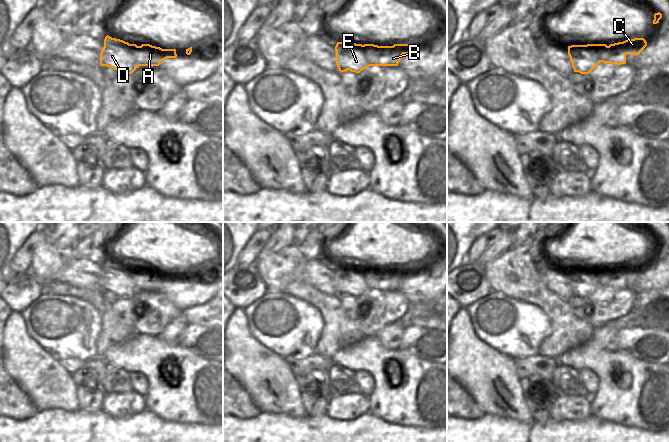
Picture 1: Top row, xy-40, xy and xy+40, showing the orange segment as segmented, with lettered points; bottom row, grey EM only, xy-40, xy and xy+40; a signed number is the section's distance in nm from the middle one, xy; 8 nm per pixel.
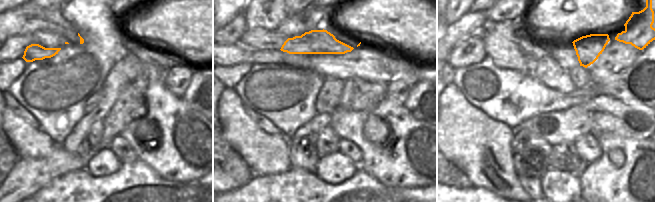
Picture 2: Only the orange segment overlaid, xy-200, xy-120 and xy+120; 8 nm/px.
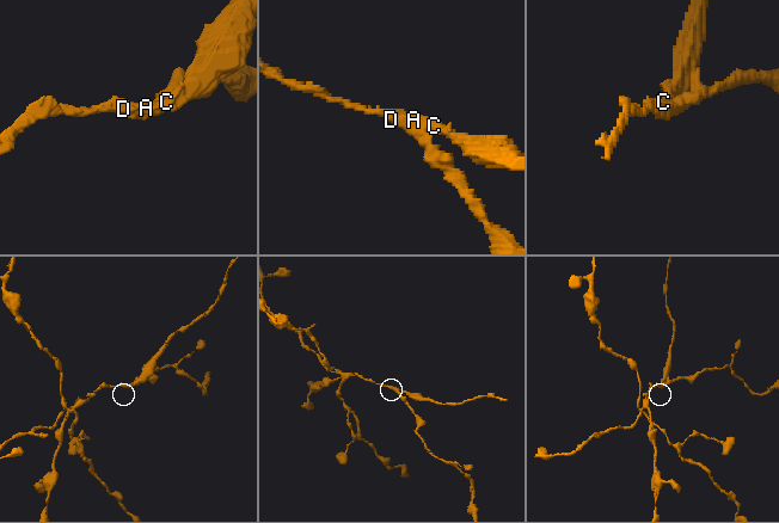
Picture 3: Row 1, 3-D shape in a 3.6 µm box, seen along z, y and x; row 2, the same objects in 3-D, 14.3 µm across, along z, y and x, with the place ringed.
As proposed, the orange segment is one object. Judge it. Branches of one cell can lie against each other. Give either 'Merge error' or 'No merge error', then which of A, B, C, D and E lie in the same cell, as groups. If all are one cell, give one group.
Merge error. Groups: A B C / D E.

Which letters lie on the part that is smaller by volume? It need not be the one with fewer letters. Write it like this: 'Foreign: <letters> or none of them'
Foreign: A, B, C

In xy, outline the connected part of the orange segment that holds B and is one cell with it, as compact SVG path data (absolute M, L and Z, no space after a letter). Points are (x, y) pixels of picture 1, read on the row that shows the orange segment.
M364 44L363 48L370 66L398 66L403 54L413 56L418 50L416 44L394 44L393 46Z

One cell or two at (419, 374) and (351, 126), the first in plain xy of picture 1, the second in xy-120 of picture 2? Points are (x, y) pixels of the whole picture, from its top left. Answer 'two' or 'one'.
one

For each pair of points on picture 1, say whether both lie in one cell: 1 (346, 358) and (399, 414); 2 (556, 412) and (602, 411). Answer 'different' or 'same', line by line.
1: same
2: different

